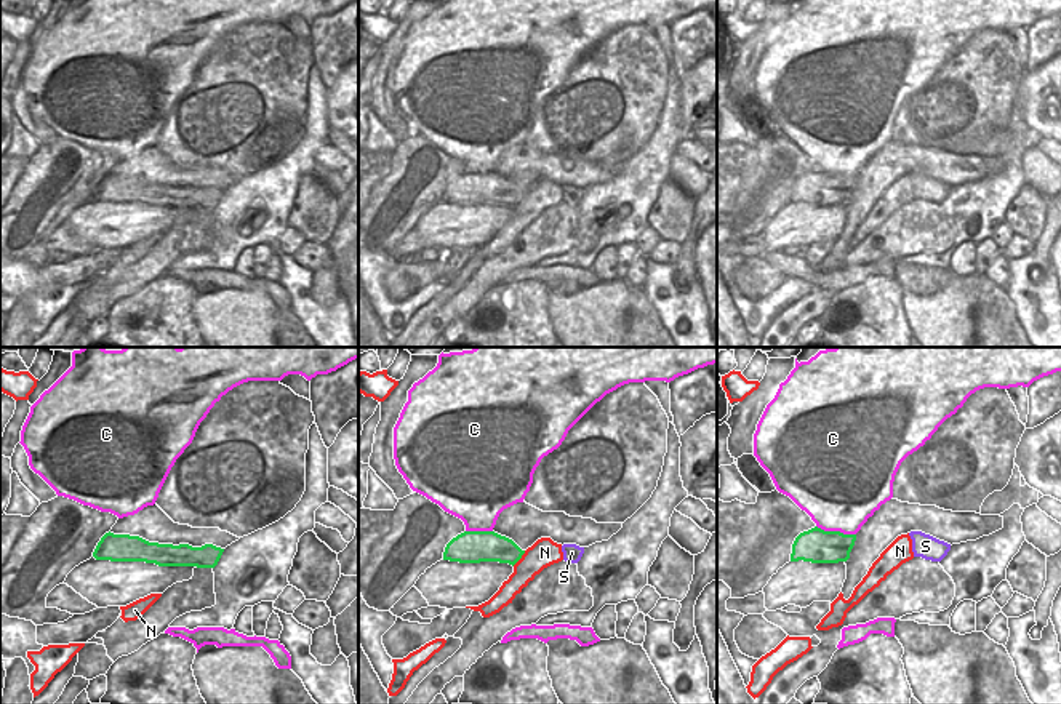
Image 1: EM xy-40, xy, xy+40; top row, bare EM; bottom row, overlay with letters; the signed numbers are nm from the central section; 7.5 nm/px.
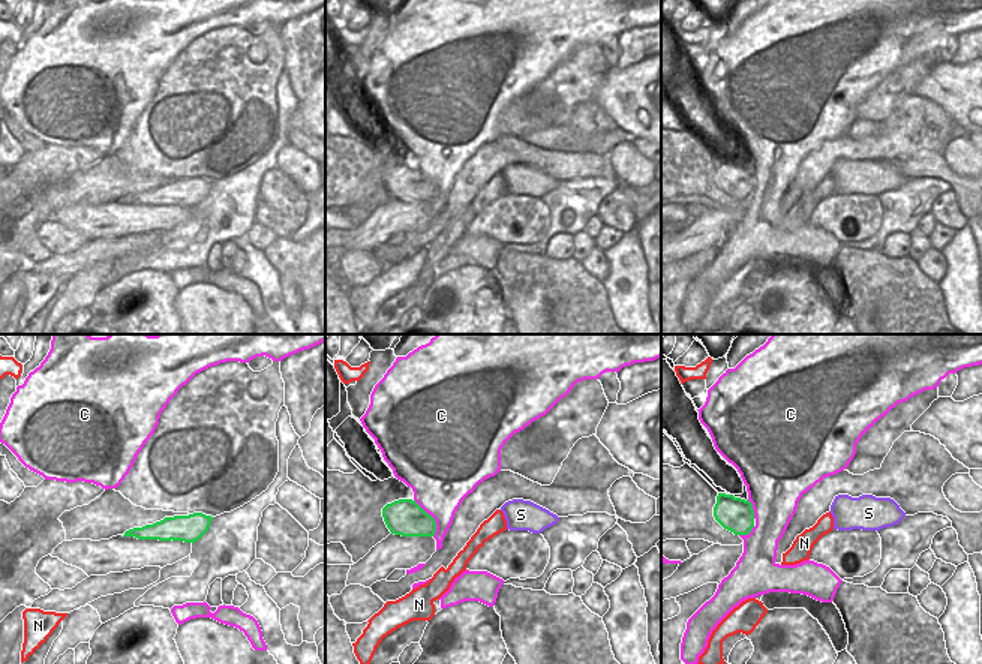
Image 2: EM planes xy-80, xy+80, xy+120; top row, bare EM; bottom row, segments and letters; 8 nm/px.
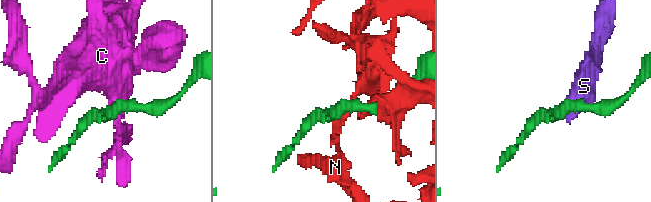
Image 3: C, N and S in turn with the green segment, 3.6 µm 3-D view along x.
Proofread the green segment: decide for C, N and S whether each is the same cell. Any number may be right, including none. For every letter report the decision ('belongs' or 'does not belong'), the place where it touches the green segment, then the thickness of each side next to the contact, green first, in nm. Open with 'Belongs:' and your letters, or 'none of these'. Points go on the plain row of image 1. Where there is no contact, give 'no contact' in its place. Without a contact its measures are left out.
Belongs: none of these
C: does not belong; meets green in xy+40 at (836, 173); 260 nm thick on the green side, 480 nm on the other
N: does not belong; meets green in xy at (519, 200); 240 nm thick on the green side, 220 nm on the other
S: does not belong; no contact

